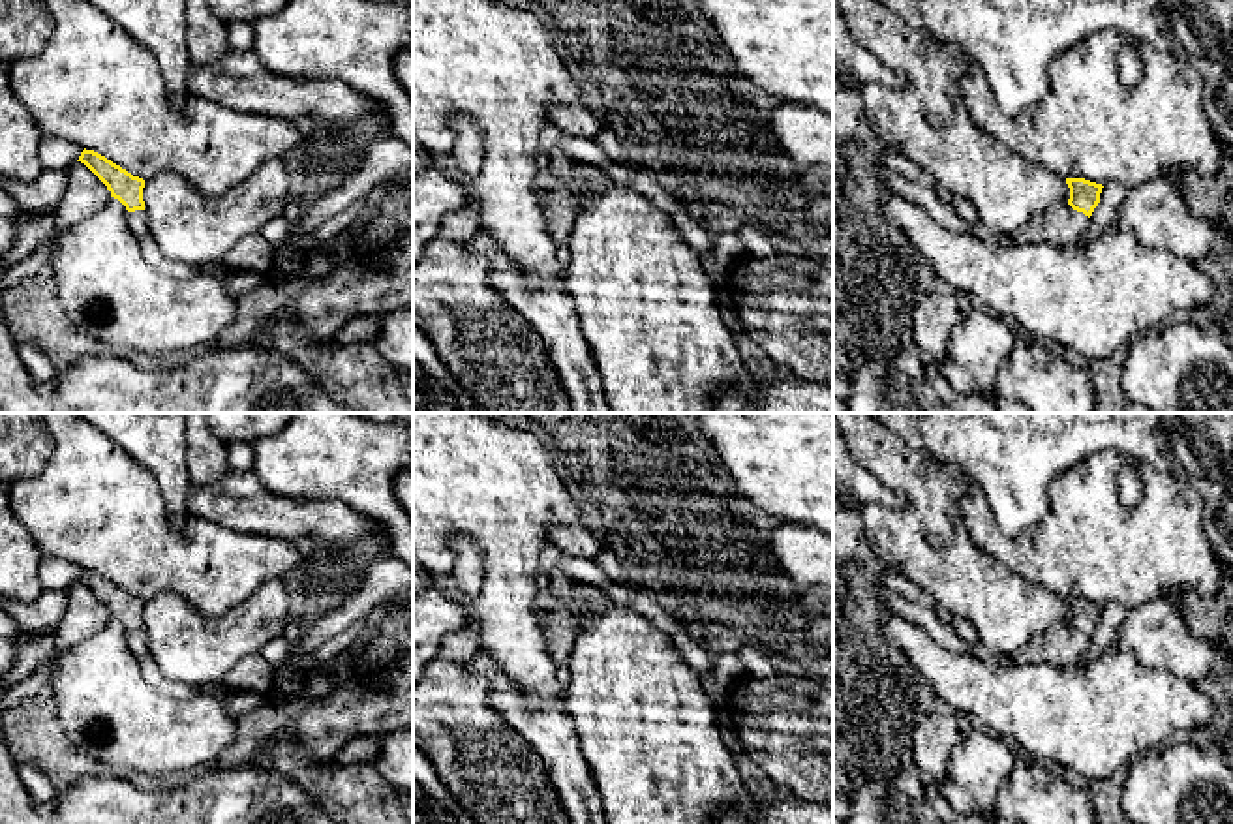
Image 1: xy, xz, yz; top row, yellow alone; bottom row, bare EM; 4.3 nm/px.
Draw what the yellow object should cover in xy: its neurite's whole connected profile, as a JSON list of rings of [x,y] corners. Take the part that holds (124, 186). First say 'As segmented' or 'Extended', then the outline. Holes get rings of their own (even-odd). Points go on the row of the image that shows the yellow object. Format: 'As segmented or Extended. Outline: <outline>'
Extended. Outline: [[[84,148],[77,161],[84,163],[107,186],[111,197],[126,206],[133,235],[139,240],[150,237],[143,201],[145,180],[94,150]]]

